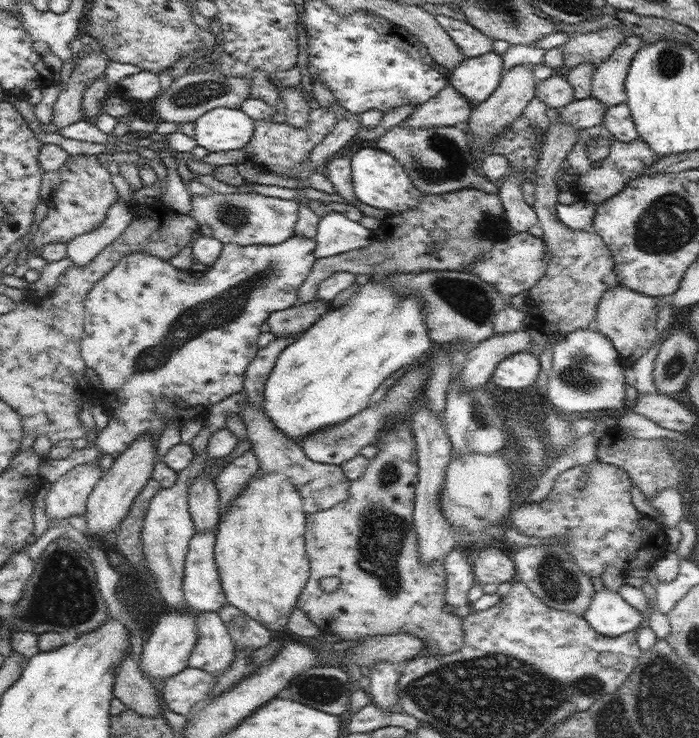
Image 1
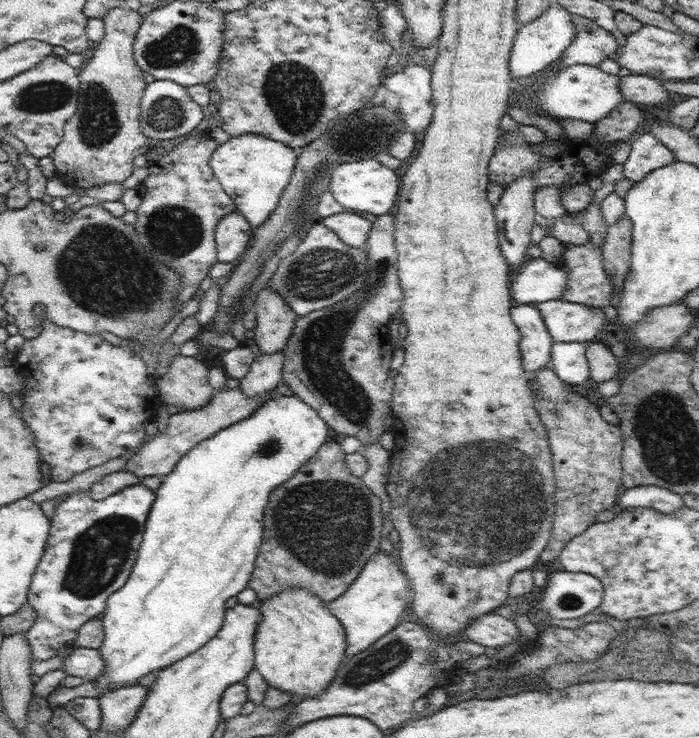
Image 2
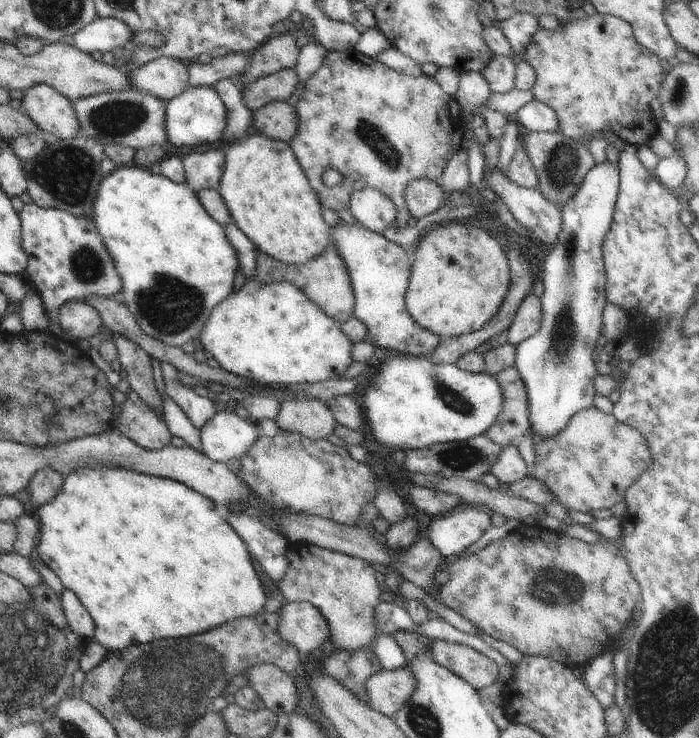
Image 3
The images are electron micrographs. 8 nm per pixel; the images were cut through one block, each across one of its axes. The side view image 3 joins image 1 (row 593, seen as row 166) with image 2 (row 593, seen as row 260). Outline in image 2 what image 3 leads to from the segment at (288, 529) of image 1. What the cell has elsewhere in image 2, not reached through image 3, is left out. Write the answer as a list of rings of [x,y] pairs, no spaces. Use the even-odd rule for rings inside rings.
[[[286,588],[286,591],[255,605],[263,616],[254,633],[256,670],[262,674],[269,686],[290,695],[299,694],[304,696],[304,699],[320,696],[334,680],[342,661],[347,657],[346,632],[342,623],[328,610],[326,602],[304,588]]]

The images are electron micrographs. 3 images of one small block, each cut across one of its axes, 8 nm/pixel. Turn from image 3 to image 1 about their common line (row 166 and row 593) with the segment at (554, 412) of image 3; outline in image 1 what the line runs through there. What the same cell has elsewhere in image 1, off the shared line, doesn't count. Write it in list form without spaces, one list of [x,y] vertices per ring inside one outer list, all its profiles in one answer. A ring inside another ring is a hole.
[[[606,587],[595,592],[583,617],[595,632],[610,638],[638,630],[642,622],[640,611],[627,604],[618,592]]]

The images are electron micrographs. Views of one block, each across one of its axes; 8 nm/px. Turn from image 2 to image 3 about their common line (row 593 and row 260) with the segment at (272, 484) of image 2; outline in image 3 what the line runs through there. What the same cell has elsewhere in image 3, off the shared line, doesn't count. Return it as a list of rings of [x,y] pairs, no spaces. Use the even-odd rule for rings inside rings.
[[[135,164],[119,167],[117,171],[110,174],[110,176],[101,183],[92,213],[92,220],[94,220],[99,234],[103,237],[103,242],[113,259],[118,275],[122,278],[123,293],[120,299],[136,318],[143,332],[147,336],[172,347],[182,347],[184,344],[188,344],[188,342],[197,342],[214,308],[224,302],[234,291],[234,278],[236,278],[236,273],[241,265],[239,264],[237,251],[235,247],[232,246],[231,241],[226,237],[223,226],[204,209],[204,206],[202,206],[200,200],[197,198],[196,192],[187,184],[173,182],[163,175],[160,175],[154,169],[140,168]]]

